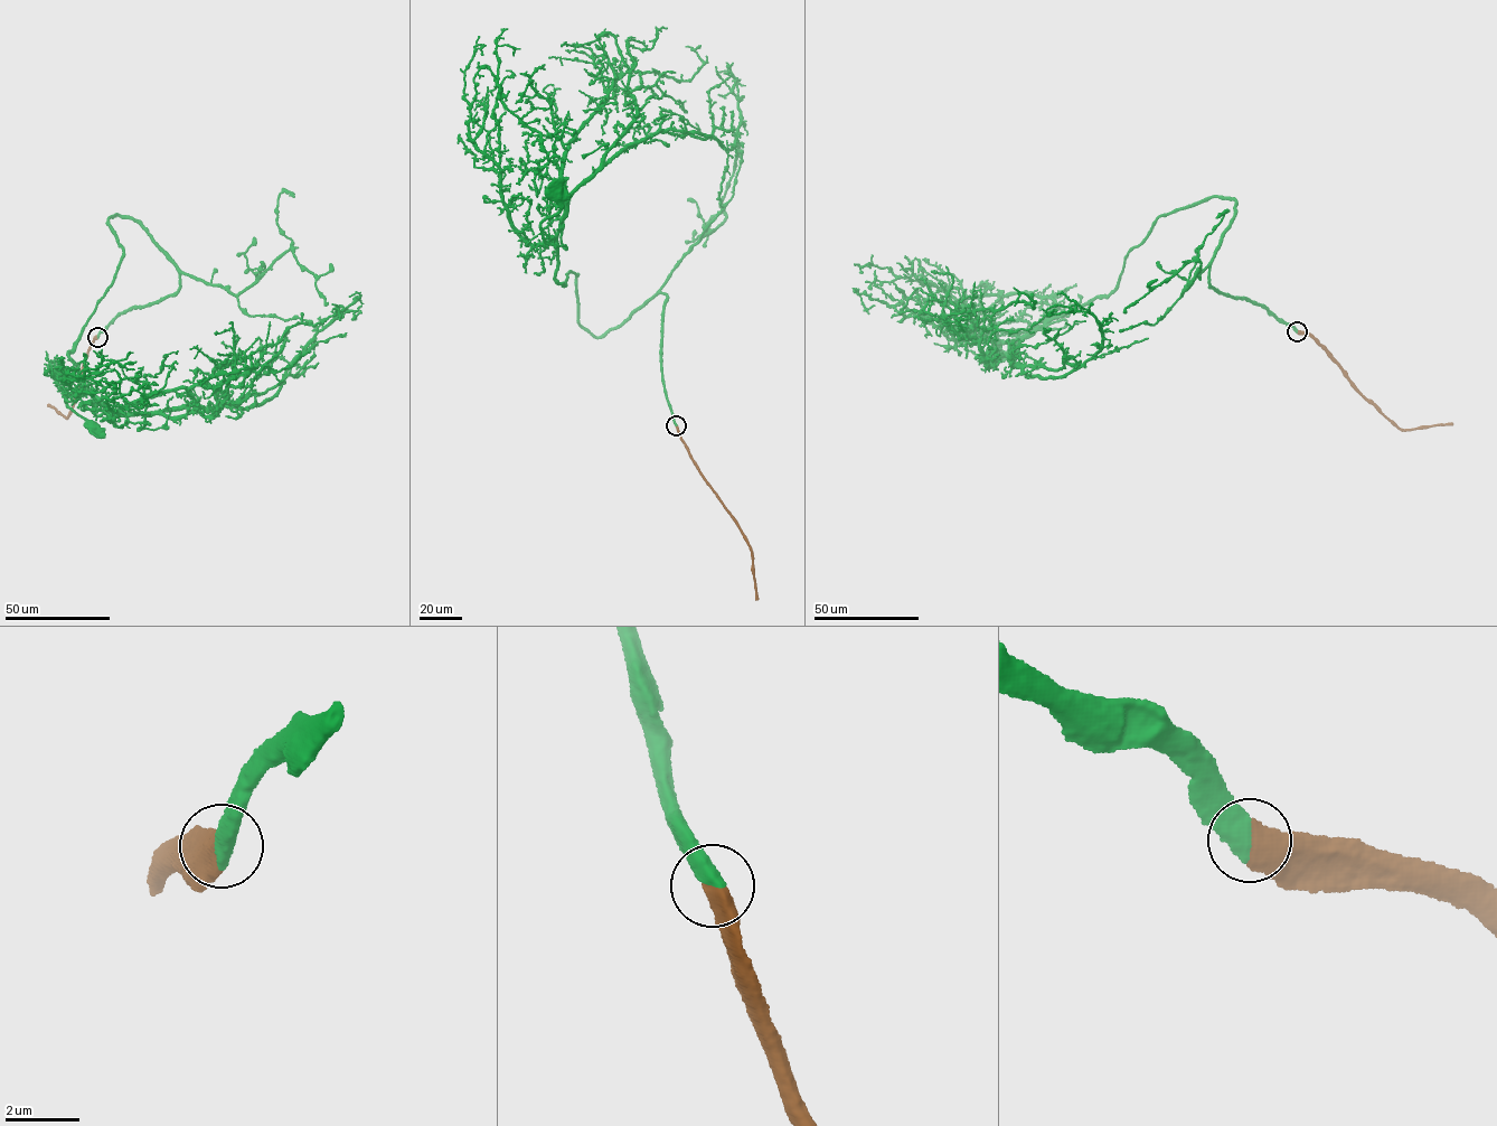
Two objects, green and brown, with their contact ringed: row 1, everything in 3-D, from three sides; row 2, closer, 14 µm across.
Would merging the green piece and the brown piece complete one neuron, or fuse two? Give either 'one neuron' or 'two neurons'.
one neuron

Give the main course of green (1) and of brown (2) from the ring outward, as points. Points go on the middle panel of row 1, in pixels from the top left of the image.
1: (677, 425), (666, 296), (589, 332), (578, 275), (555, 278), (562, 230), (566, 250), (543, 235), (554, 190)
2: (677, 425), (693, 459), (750, 546), (756, 599)

